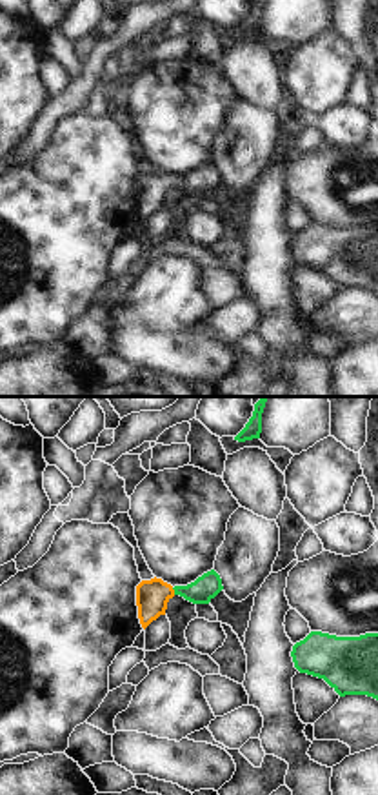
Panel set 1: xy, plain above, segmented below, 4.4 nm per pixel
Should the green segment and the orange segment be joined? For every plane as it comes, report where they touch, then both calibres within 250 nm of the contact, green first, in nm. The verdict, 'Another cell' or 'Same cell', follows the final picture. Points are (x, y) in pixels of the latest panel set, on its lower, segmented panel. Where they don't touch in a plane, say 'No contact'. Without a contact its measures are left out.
Touches green at (175, 592). Thickness 110 nm (green) against 140 nm

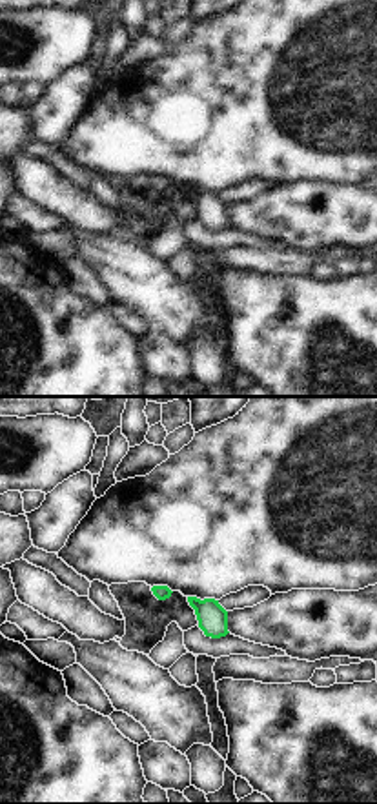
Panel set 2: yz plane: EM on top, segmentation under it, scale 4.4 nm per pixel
No contact

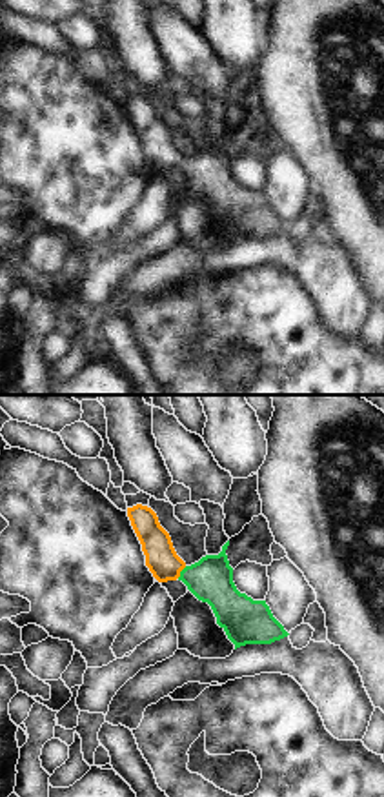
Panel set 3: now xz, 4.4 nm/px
Touches green at (181, 572). Thickness 200 nm (green) against 140 nm

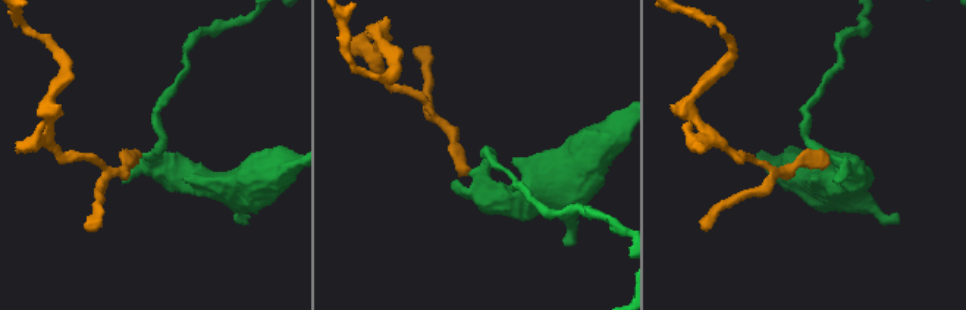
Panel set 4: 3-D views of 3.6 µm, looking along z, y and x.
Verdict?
Same cell

